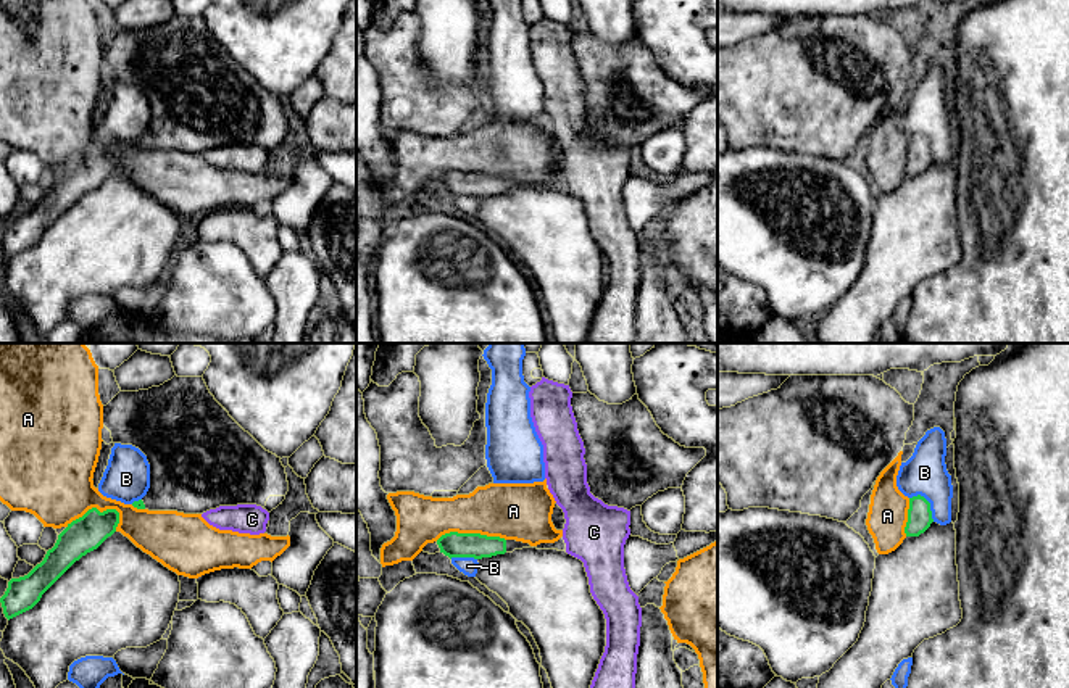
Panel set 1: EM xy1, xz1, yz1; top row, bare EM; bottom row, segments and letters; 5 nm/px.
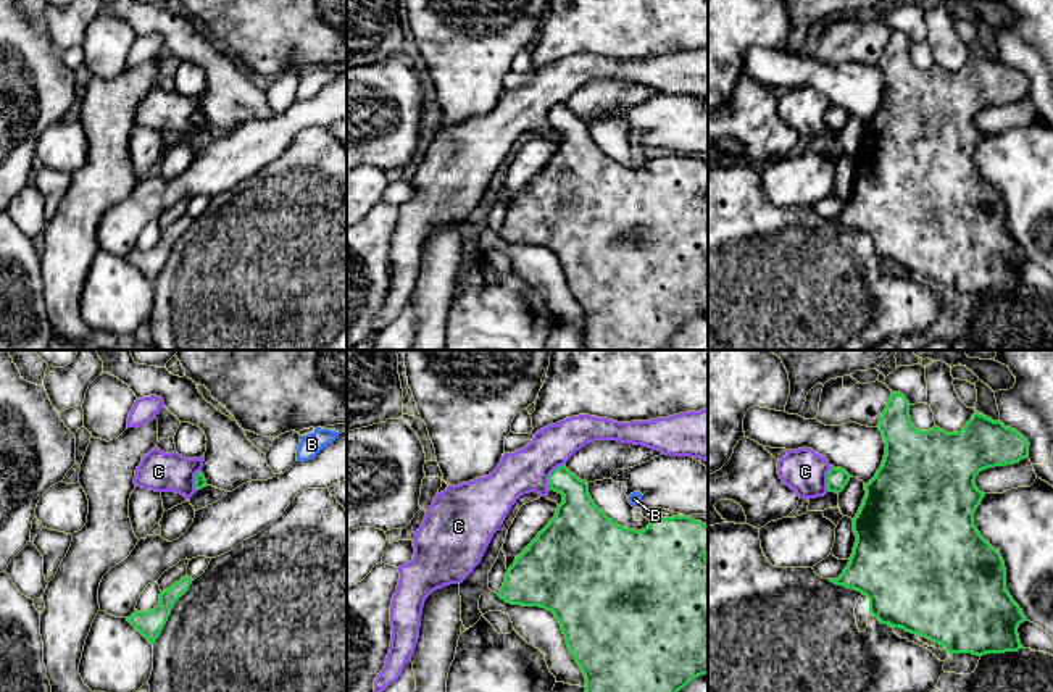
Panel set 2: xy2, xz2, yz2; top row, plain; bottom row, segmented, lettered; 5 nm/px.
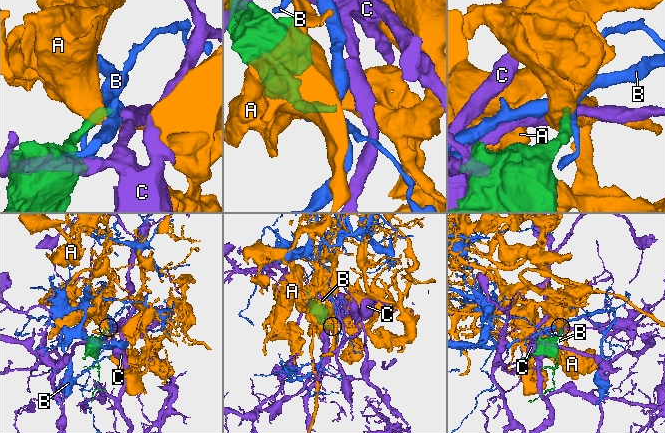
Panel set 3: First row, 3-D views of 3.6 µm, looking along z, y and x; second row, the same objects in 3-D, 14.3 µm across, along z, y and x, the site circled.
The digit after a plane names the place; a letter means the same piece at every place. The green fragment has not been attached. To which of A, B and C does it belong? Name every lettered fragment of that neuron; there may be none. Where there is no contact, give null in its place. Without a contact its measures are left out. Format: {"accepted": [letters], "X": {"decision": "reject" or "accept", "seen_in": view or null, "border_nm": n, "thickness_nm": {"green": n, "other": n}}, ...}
{"accepted": [], "A": {"decision": "reject", "seen_in": "xy1", "border_nm": 280, "thickness_nm": {"green": 180, "other": 400}}, "B": {"decision": "reject", "seen_in": "yz1", "border_nm": 180, "thickness_nm": {"green": 130, "other": 220}}, "C": {"decision": "reject", "seen_in": "xz2", "border_nm": 150, "thickness_nm": {"green": 220, "other": 220}}}

